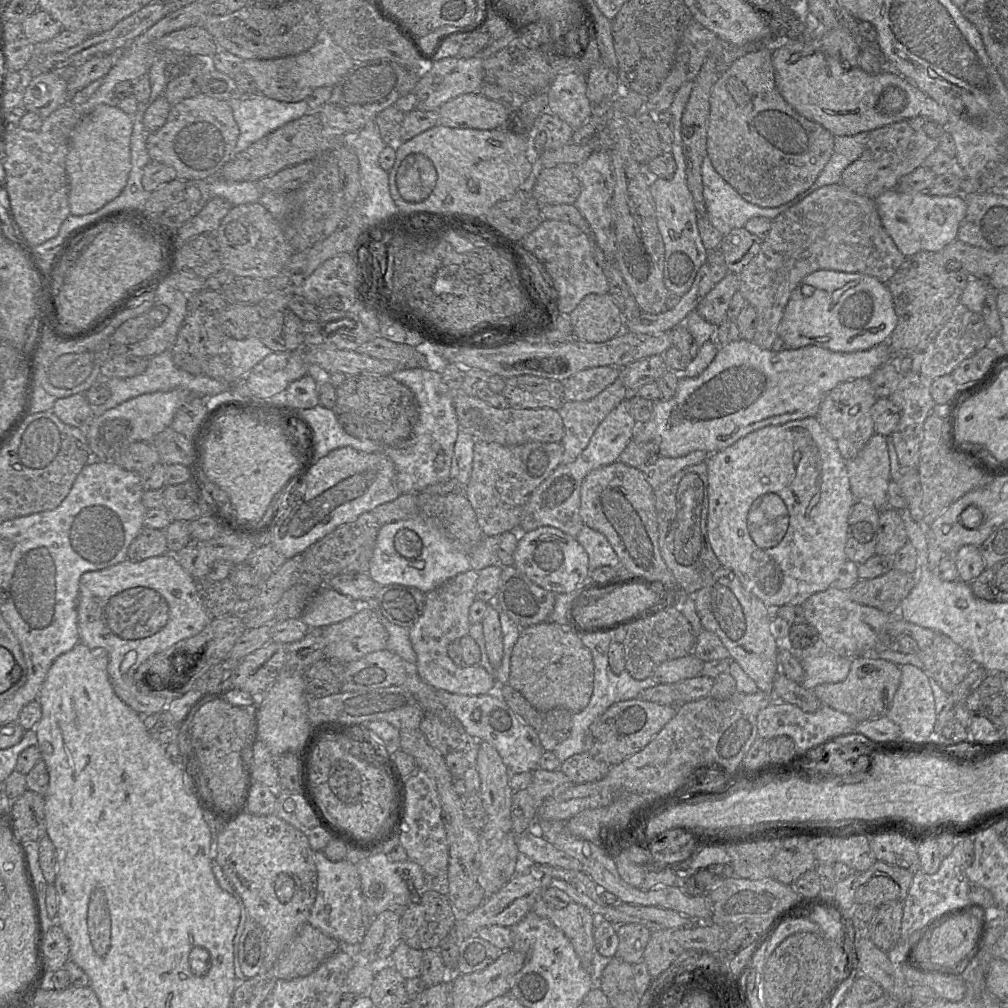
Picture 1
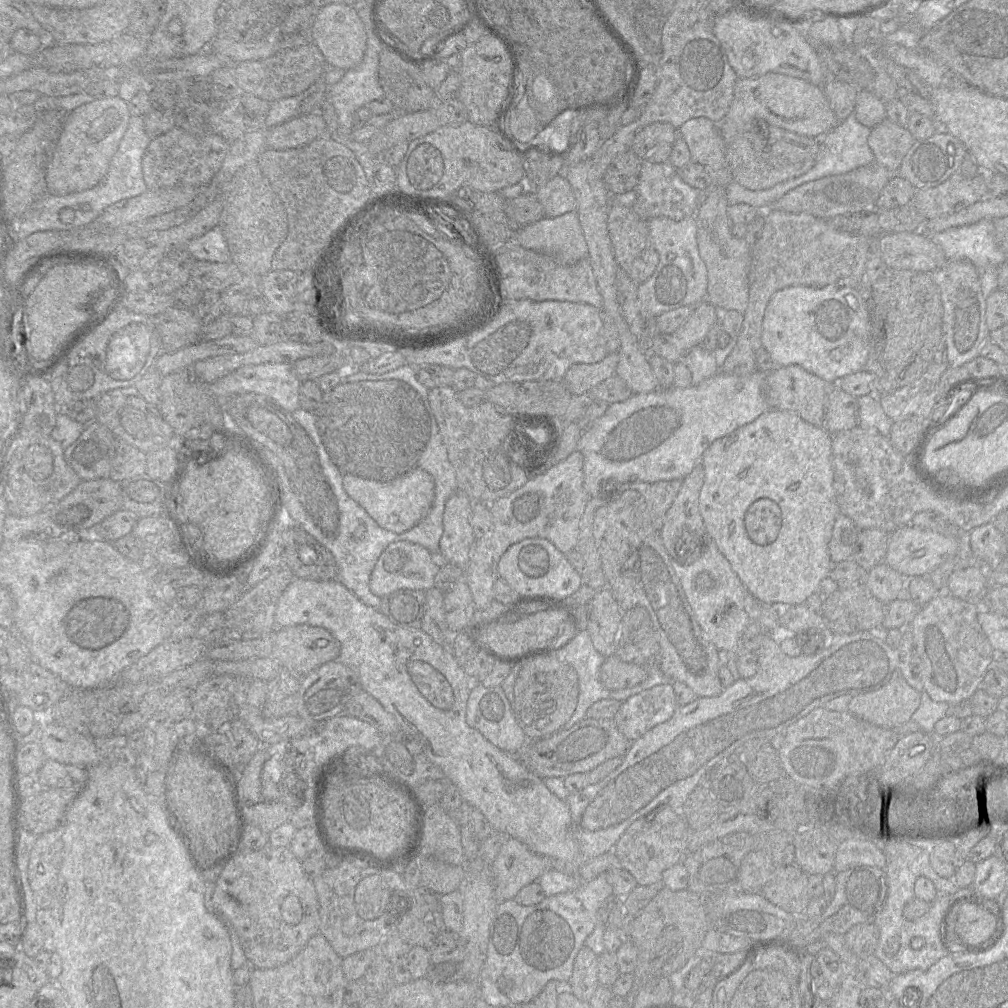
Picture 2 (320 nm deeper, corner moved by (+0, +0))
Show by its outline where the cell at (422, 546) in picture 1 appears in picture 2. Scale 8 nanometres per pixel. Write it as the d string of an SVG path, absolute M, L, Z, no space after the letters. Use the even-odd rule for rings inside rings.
M397 541L389 544L378 558L370 575L370 591L382 598L399 589L426 591L434 587L434 578L445 562L438 553L433 555L419 544Z

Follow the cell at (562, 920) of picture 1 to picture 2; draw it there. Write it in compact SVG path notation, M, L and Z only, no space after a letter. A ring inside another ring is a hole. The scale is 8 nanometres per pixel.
M584 945L575 958L567 989L579 1000L589 1002L598 986L598 955Z

